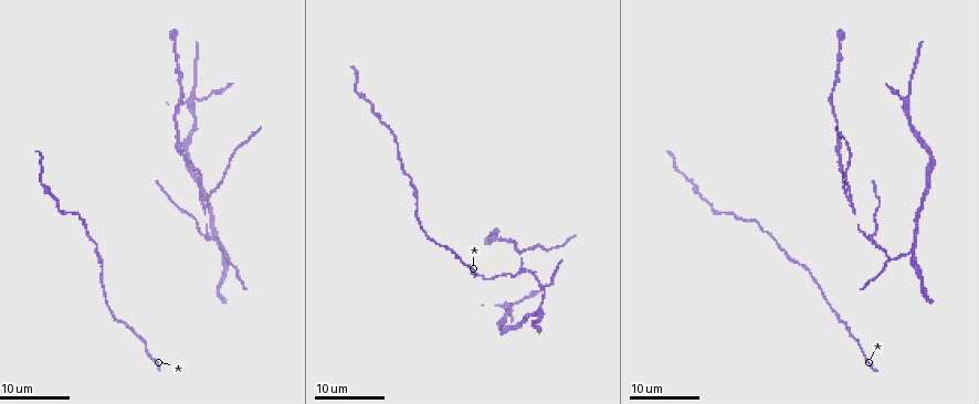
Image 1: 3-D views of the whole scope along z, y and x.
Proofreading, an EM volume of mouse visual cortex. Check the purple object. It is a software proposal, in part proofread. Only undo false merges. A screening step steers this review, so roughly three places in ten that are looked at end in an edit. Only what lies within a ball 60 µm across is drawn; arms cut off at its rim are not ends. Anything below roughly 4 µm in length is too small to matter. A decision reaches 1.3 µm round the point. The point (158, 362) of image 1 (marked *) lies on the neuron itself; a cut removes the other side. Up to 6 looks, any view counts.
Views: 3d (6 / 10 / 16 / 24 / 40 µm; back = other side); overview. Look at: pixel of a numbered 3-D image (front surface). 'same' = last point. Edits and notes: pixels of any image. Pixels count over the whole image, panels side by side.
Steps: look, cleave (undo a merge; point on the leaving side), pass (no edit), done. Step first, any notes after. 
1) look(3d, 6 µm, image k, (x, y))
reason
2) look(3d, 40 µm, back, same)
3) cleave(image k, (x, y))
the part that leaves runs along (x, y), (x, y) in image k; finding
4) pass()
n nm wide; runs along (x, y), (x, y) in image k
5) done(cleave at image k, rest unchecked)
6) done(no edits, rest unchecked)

look(3d, 24 µm, image 1, (540, 307))
arms part here

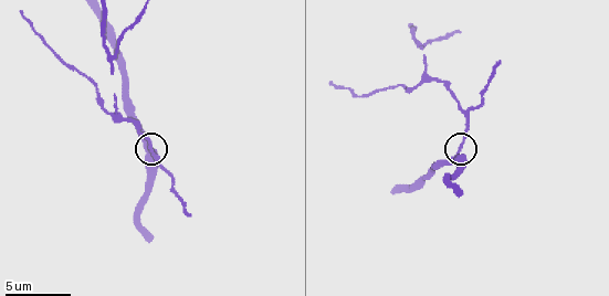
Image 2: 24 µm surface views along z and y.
look(3d, 10 µm, image 2, (460, 153))

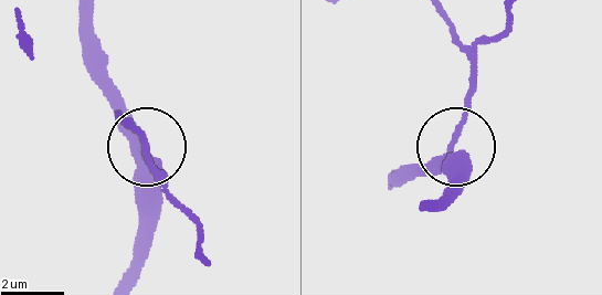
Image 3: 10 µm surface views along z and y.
pass()
continuous, no second neuron

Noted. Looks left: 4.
look(3d, 10 µm, image 2, (427, 76))
three arms meet

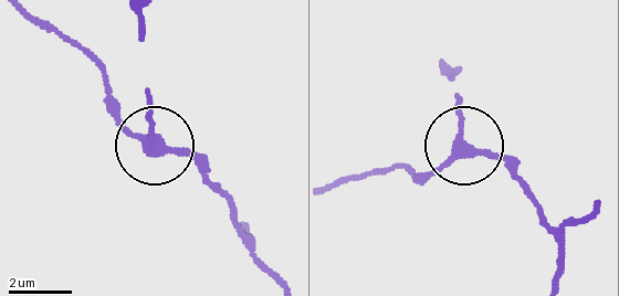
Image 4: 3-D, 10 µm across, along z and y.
look(3d, 10 µm, back, image 4, (152, 144))

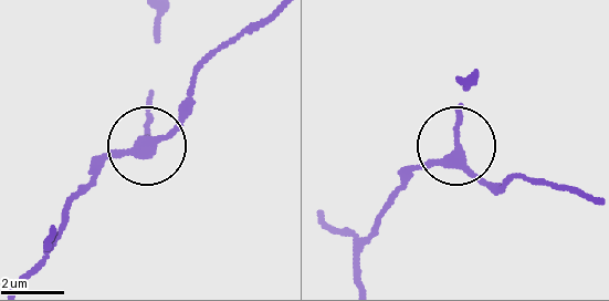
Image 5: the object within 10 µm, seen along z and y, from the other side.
pass()
3 arms; continuous, no second neuron

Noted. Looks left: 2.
look(3d, 10 µm, image 2, (112, 59))
three arms meet

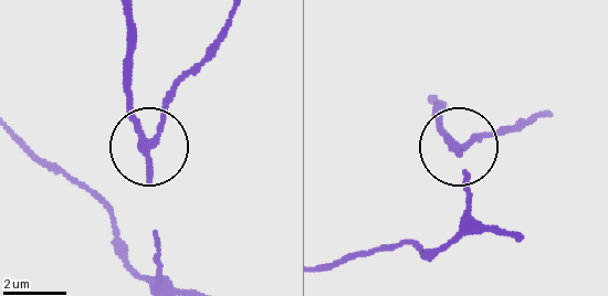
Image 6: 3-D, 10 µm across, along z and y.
cleave(image 6, (132, 112))
the part that leaves runs along (149, 146), (133, 102), (125, 14) in image 6; two neurons meet here

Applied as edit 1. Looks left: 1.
done(cleave at image 6, rest unchecked)

